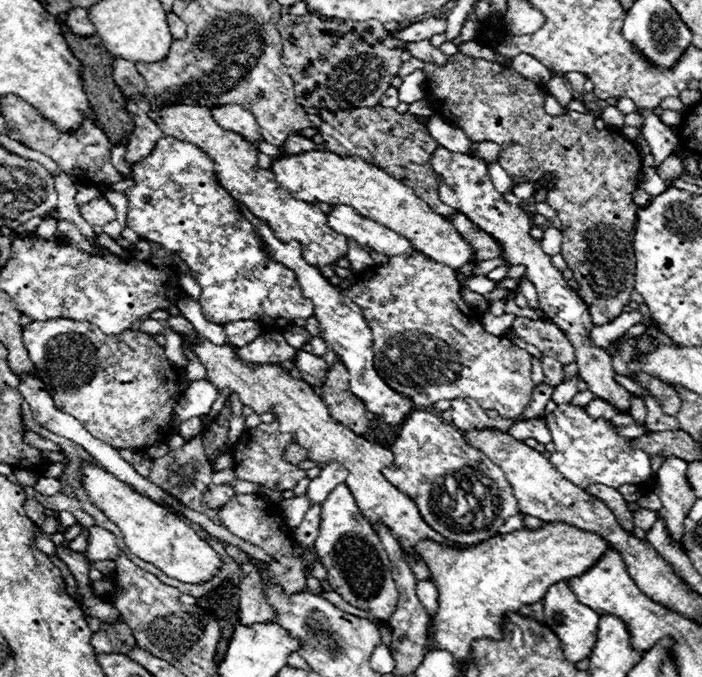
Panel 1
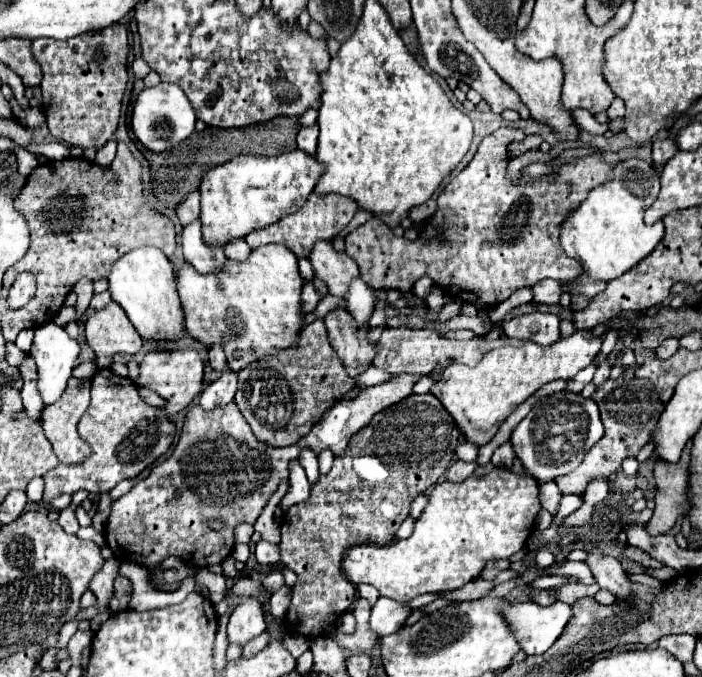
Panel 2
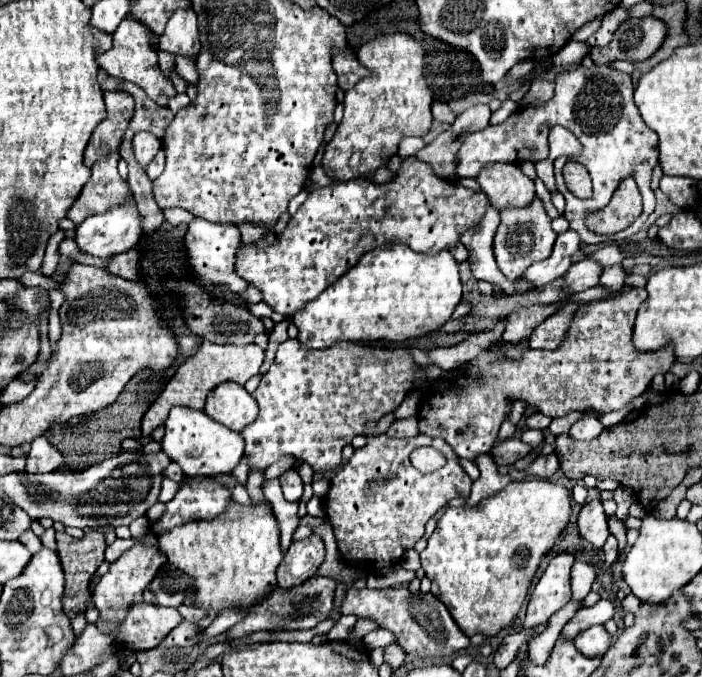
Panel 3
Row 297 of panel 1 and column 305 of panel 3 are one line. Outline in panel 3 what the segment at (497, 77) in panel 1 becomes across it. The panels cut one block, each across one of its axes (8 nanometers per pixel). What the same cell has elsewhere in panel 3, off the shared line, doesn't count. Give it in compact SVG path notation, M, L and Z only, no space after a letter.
M318 576L308 578L300 586L292 586L288 590L274 588L272 596L266 602L254 606L242 622L238 622L236 626L232 626L226 632L226 636L228 636L228 640L234 640L234 638L246 636L246 634L252 634L256 630L308 630L308 628L314 628L318 622L330 618L334 590L336 590L336 582L332 578L318 578Z

